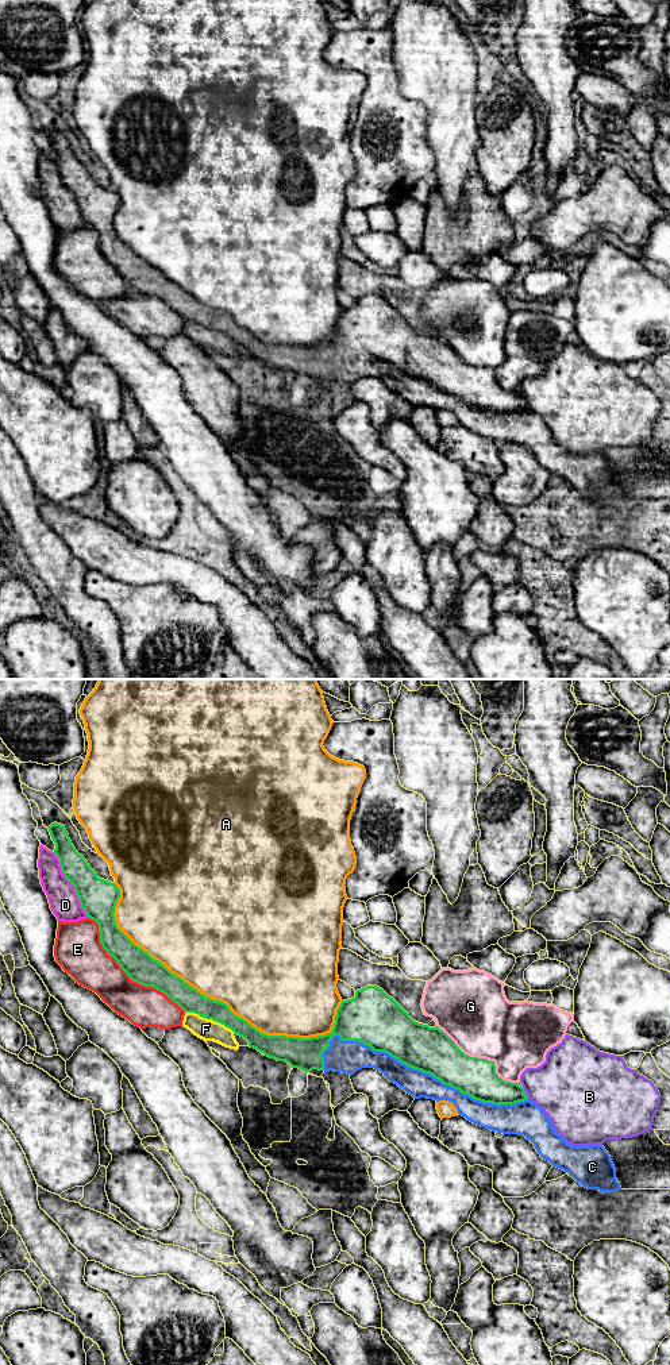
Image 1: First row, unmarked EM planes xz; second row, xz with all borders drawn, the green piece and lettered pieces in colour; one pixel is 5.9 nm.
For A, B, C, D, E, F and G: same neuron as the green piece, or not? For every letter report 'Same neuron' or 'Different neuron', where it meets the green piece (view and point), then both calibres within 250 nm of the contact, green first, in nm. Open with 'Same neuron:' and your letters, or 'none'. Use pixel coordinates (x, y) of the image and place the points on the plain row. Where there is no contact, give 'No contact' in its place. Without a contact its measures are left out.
Same neuron: C
A: Different neuron. Touches green at xz (203, 304). Thickness 150 nm (green) against 480 nm
B: Different neuron. Touches green at xz (524, 401). Thickness 200 nm (green) against 380 nm
C: Same neuron. Touches green at xz (422, 380). Thickness 280 nm (green) against 160 nm
D: Different neuron. Touches green at xz (72, 192). Thickness 220 nm (green) against 180 nm
E: Different neuron. Touches green at xz (126, 281). Thickness 180 nm (green) against 260 nm
F: Different neuron. Touches green at xz (210, 327). Thickness 150 nm (green) against 130 nm
G: Different neuron. Touches green at xz (480, 367). Thickness 240 nm (green) against 400 nm

